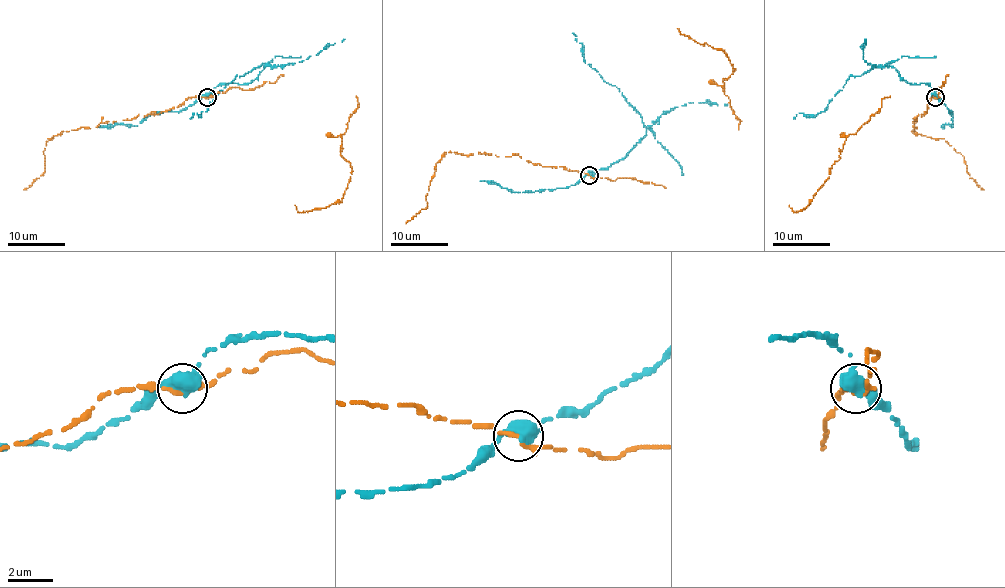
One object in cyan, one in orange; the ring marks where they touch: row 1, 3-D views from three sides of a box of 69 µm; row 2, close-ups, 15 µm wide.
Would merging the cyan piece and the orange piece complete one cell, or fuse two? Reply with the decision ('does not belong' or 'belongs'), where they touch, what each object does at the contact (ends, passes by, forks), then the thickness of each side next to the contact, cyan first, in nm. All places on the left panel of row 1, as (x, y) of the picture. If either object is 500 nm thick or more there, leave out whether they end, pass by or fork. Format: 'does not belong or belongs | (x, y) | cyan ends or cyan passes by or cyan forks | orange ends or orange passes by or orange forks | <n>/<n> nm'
does not belong | (207, 97) | cyan passes by | orange passes by | 480/170 nm

